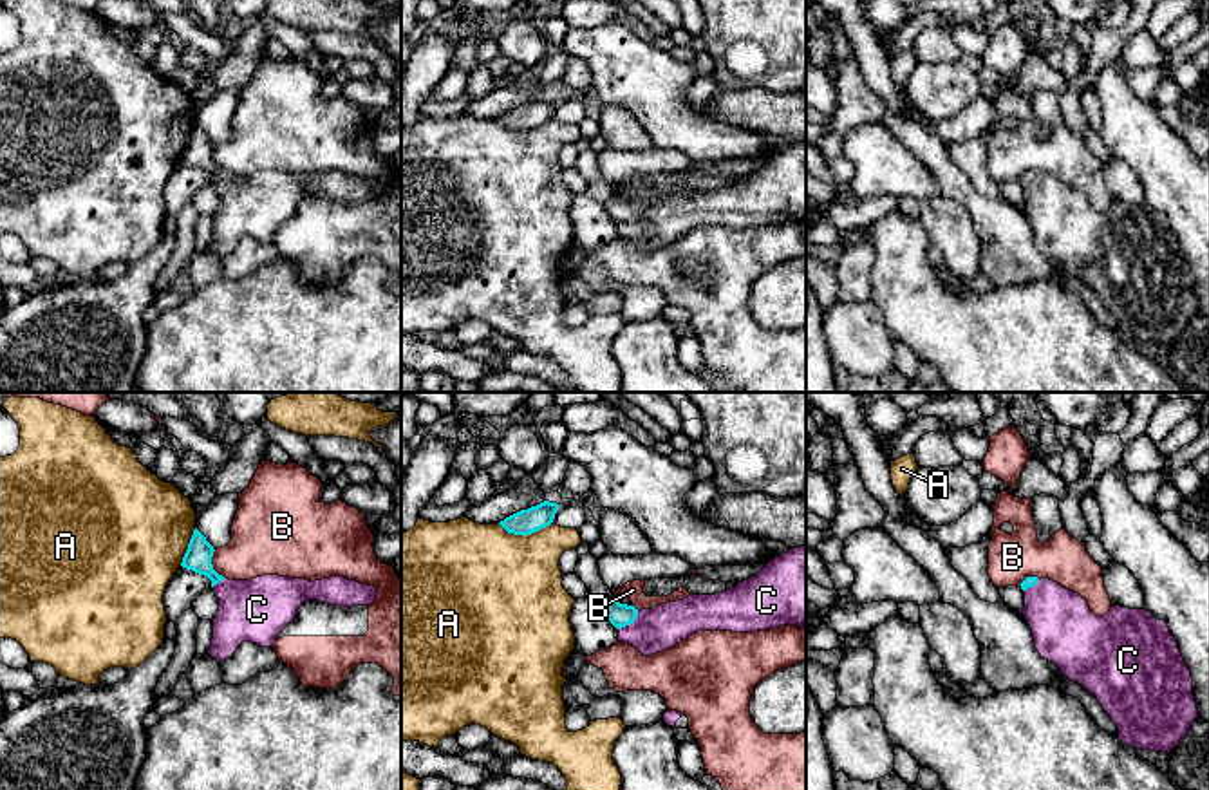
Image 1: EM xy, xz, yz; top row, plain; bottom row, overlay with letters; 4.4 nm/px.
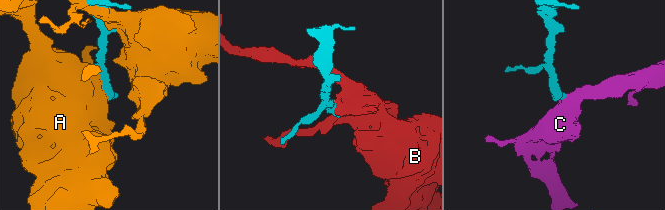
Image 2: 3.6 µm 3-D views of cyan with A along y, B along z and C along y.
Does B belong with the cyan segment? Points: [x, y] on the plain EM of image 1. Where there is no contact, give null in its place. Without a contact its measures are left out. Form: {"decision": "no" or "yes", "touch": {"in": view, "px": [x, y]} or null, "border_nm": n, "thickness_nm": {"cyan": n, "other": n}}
{"decision": "no", "touch": {"in": "xy", "px": [212, 159]}, "border_nm": 140, "thickness_nm": {"cyan": 120, "other": 280}}

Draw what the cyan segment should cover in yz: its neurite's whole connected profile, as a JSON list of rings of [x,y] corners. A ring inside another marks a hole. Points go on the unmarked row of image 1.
[[[1026,172],[1019,181],[1025,188],[1021,208],[1032,224],[1037,248],[1097,293],[1117,320],[1122,338],[1169,349],[1189,331],[1198,313],[1193,271],[1164,215],[1146,204],[1122,201],[1111,201],[1104,212],[1093,210],[1079,188],[1050,174]]]

